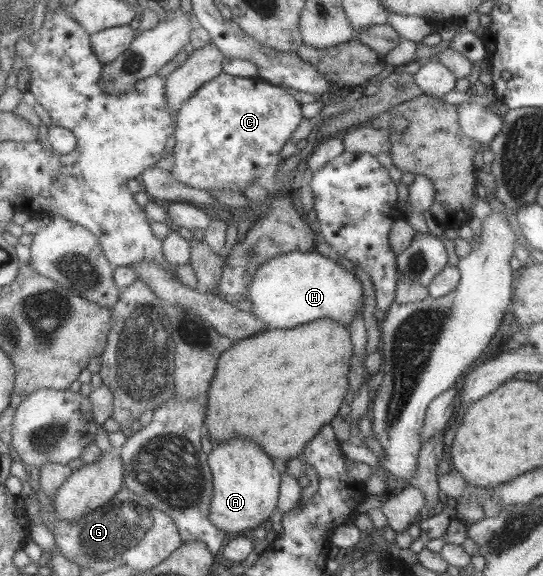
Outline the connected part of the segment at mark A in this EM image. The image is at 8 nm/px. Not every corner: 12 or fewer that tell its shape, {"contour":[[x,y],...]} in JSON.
{"contour":[[255,444],[213,446],[209,522],[227,534],[276,510],[280,472]]}

